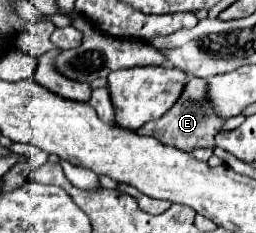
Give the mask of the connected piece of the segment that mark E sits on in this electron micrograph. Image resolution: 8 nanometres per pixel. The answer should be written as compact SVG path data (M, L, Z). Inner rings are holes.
M189 77L185 87L183 87L181 97L165 113L165 117L161 117L157 121L151 121L149 125L143 125L139 129L139 133L141 135L151 135L151 137L159 139L161 143L177 147L181 151L195 151L195 149L201 149L201 147L213 147L215 145L213 137L215 137L215 133L221 131L223 125L225 125L225 119L221 119L215 113L211 101L207 97L207 81L197 79L197 77Z

